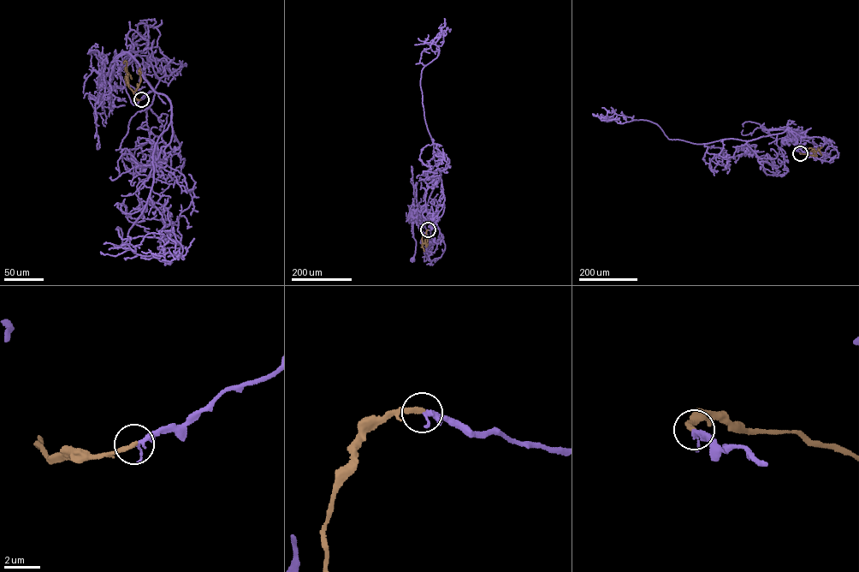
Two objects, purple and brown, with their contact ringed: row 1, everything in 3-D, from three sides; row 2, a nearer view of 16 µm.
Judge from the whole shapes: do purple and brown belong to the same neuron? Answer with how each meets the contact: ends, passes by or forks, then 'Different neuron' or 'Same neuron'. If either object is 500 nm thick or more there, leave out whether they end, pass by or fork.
At the ring purple passes by. At the ring brown ends. Same neuron

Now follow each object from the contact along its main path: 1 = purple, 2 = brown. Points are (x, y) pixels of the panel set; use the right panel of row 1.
1: (800, 153), (796, 151), (797, 140), (786, 129), (788, 127), (795, 138), (811, 142), (827, 155)
2: (800, 153), (812, 155), (820, 147)

